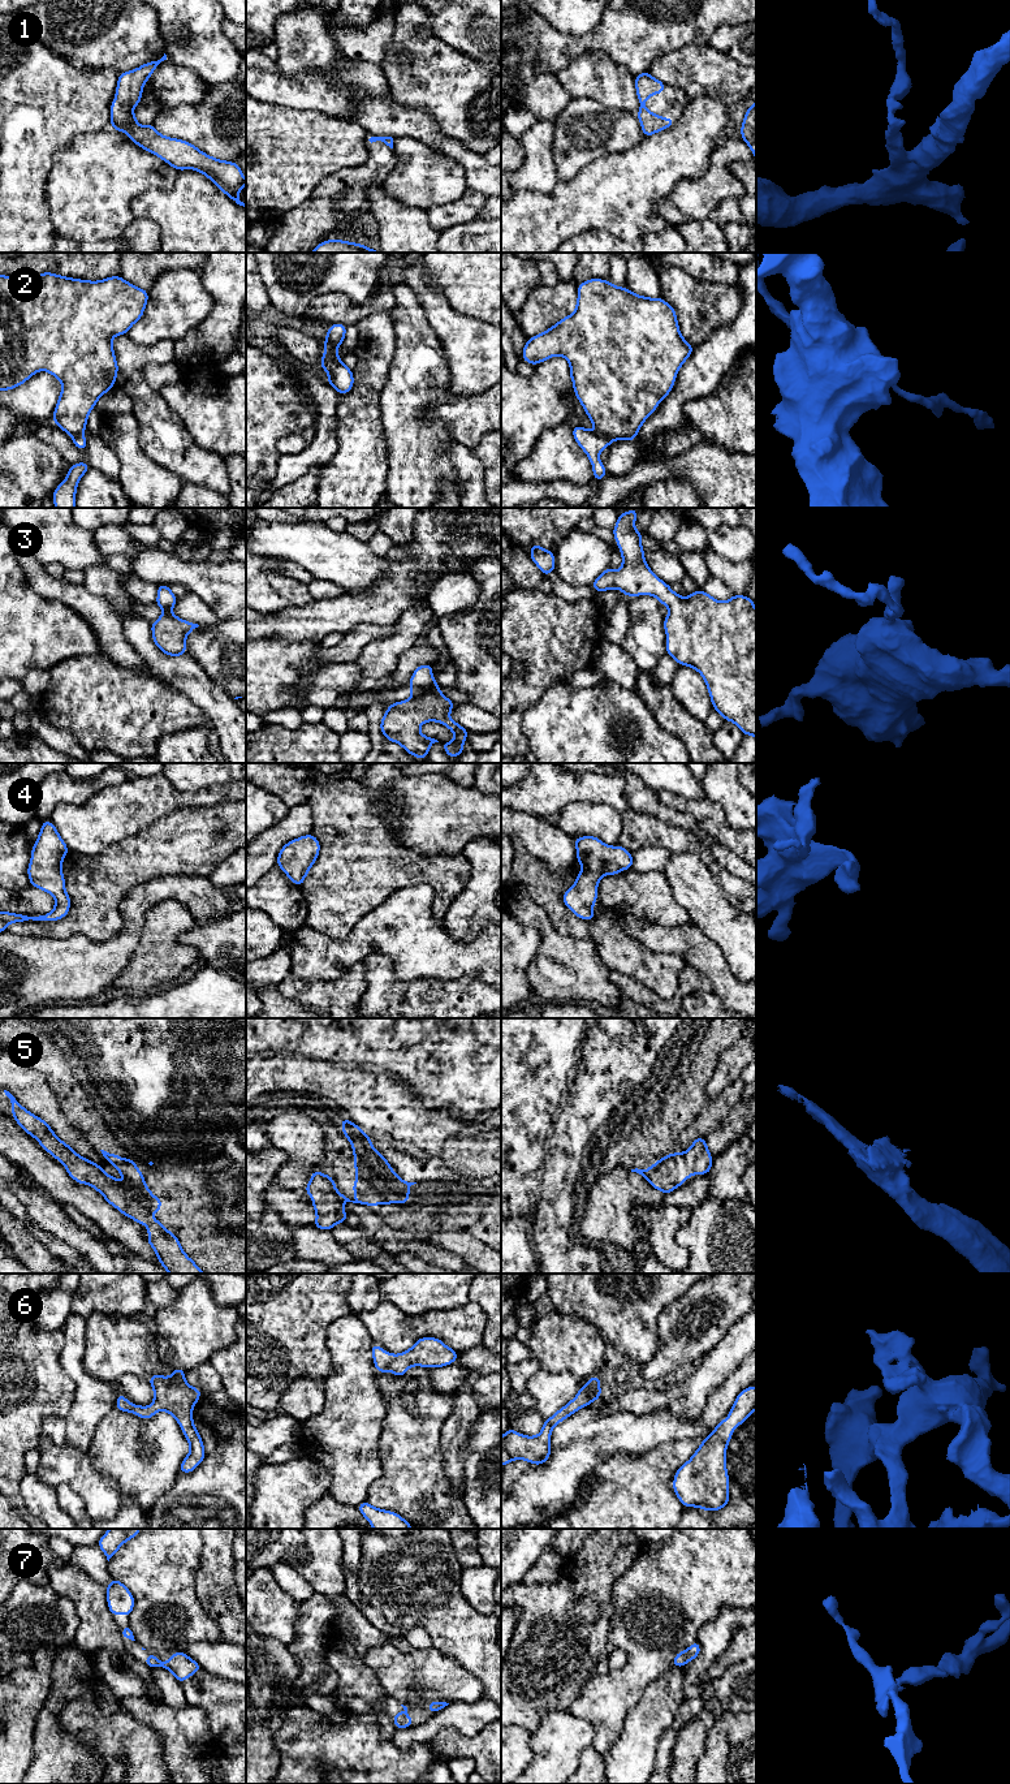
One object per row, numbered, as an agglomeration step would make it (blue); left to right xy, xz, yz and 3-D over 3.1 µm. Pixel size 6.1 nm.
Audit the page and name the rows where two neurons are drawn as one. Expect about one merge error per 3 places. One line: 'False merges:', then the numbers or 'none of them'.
False merges: 2

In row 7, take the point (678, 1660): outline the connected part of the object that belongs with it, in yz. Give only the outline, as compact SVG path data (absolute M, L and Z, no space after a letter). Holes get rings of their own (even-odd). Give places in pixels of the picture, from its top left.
M695 1641L689 1649L678 1652L673 1659L673 1666L685 1667L687 1662L695 1659L700 1654L700 1645Z

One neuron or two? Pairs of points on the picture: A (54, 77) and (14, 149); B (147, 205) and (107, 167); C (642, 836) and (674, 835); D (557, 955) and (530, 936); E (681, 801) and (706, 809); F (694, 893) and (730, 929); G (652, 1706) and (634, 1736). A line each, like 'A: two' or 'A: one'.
A: one
B: two
C: one
D: two
E: one
F: one
G: one

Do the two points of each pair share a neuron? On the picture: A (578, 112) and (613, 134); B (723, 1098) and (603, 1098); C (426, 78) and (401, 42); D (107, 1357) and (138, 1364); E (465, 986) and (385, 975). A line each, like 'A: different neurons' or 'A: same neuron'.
A: same neuron
B: different neurons
C: same neuron
D: same neuron
E: same neuron

